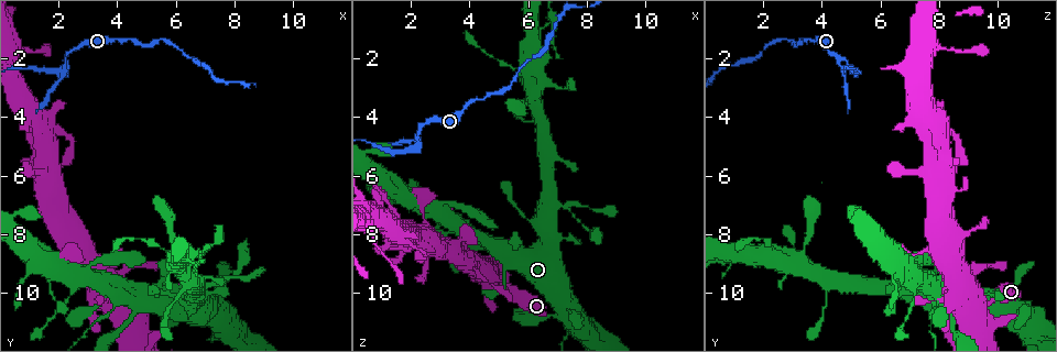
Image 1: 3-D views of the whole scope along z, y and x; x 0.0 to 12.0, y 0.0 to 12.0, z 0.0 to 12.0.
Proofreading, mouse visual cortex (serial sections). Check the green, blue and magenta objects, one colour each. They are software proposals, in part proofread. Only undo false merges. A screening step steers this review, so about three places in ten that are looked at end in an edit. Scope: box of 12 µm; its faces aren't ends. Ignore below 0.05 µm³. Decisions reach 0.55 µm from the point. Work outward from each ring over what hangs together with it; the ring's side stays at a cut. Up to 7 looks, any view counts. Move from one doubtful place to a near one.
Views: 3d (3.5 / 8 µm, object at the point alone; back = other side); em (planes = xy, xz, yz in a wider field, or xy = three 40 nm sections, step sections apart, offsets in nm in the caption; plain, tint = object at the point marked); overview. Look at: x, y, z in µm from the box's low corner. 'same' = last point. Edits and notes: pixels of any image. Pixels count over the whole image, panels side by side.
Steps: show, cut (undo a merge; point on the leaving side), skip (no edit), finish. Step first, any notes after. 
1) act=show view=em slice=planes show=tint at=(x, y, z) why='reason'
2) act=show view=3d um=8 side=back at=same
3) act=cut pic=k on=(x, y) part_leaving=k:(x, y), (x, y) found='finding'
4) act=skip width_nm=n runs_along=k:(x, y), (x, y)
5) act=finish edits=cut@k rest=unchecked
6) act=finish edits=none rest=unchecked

act=show view=3d um=3.5 at=(4.7, 10.6, 9.4) why='sharp bend'

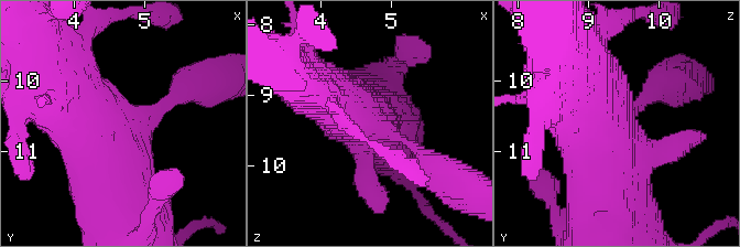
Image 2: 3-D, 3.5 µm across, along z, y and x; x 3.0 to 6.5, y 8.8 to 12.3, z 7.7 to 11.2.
act=show view=em slice=xy step=2 show=tint at=(4.75, 10.60, 9.45)

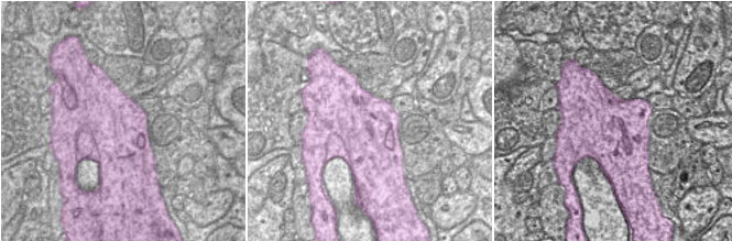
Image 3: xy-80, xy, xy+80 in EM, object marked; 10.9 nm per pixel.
act=skip width_nm=800 runs_along=2:(430, 161), (355, 119), (324, 88) found='all the same cell'

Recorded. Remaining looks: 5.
act=show view=3d um=8 at=(6.9, 8.5, 1.8) why='calibre changes'

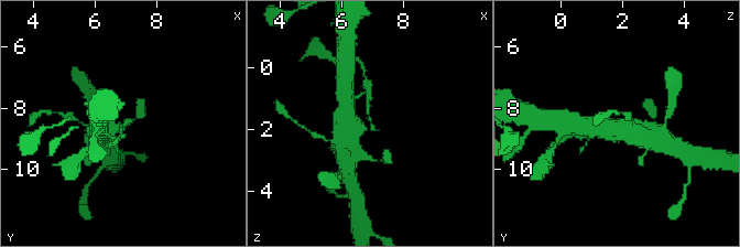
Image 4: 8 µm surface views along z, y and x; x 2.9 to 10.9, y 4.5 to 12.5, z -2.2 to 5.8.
act=show view=em slice=xy step=3 show=tint at=(7.0, 8.6, 1.7) arm_widths_nm=200,600 why='shape alone is not enough'

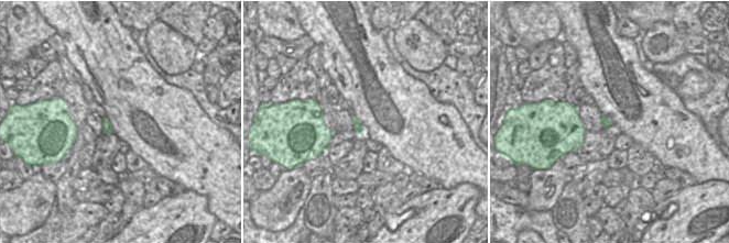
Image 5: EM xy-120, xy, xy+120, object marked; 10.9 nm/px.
act=cut pic=4 on=(369, 98) found='two cells meet here'

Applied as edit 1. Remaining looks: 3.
act=show view=3d um=3.5 at=(2.2, 2.0, 4.6) why='abrupt turn'

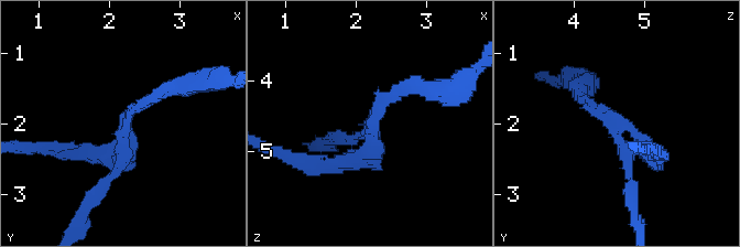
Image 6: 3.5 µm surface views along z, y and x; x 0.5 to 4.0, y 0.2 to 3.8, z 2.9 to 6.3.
act=show view=em slice=xy step=5 show=tint at=(2.25, 1.95, 4.60) why='shape alone is not enough'

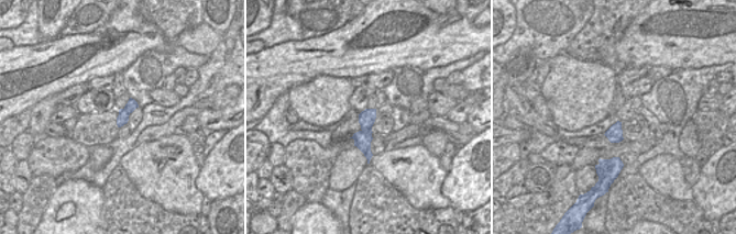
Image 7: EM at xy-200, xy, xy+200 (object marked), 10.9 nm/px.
act=show view=em slice=xy step=1 show=tint at=same

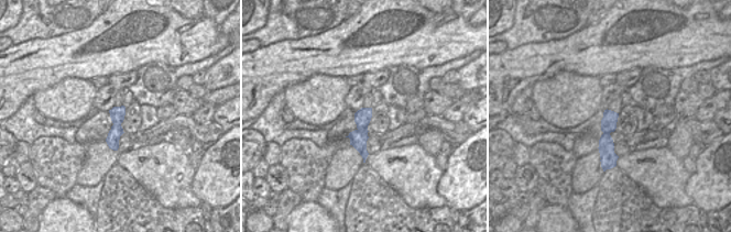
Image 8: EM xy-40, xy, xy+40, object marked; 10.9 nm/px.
act=cut pic=6 on=(104, 184) found='a second cell is stuck on'

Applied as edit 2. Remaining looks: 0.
act=finish edits=cut@4,cut@6 rest=unchecked

